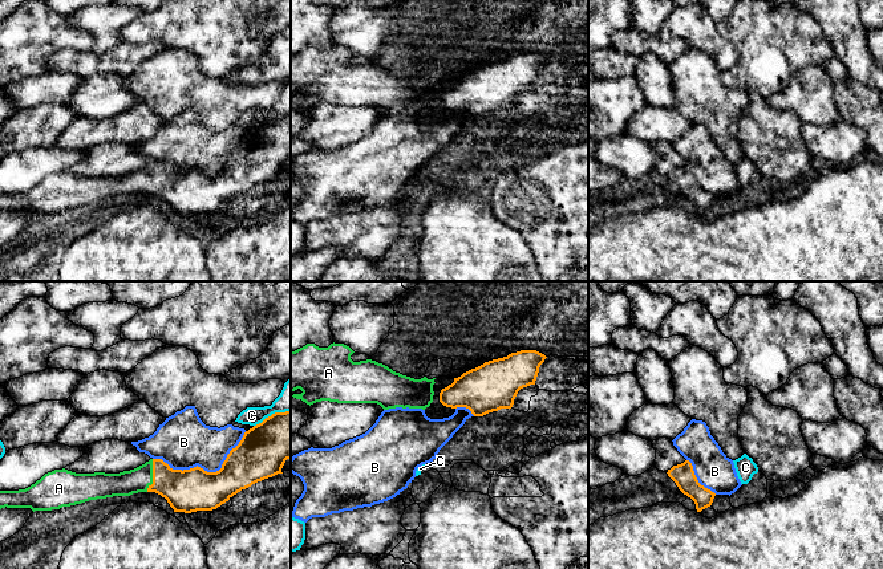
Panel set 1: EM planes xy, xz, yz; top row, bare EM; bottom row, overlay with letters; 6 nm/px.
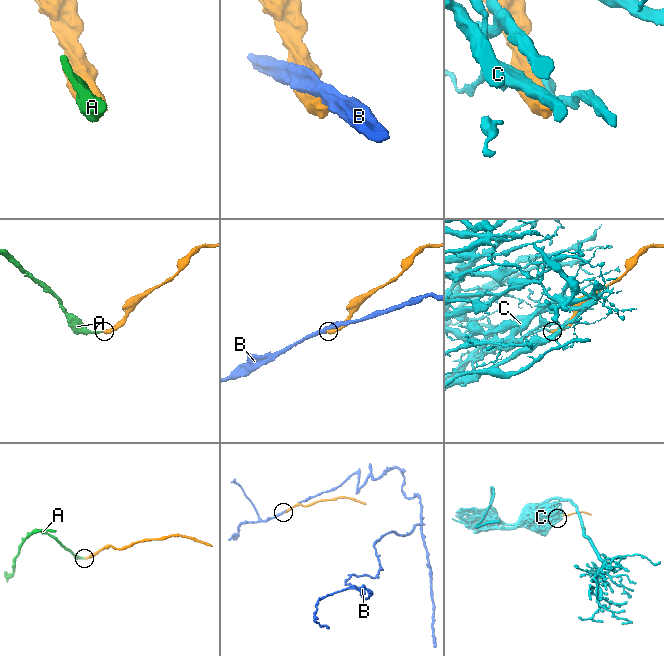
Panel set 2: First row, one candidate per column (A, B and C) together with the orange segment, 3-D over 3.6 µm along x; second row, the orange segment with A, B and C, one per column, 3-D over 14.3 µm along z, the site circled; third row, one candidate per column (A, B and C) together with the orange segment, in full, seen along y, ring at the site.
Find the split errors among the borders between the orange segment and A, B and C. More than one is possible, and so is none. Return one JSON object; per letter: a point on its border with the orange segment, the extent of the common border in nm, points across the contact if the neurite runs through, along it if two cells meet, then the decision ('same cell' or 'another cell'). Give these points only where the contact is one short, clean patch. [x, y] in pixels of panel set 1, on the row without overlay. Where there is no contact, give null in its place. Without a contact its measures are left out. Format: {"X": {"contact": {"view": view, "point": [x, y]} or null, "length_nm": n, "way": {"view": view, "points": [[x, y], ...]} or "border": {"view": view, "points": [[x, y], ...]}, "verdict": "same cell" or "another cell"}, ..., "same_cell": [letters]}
{"A": {"contact": {"view": "xy", "point": [153, 178]}, "length_nm": 200, "way": {"view": "xy", "points": [[187, 194], [153, 178], [126, 186]]}, "verdict": "same cell"}, "B": {"contact": {"view": "xy", "point": [205, 174]}, "length_nm": 600, "verdict": "another cell"}, "C": {"contact": {"view": "xy", "point": [272, 117]}, "length_nm": 240, "verdict": "another cell"}, "same_cell": ["A"]}

